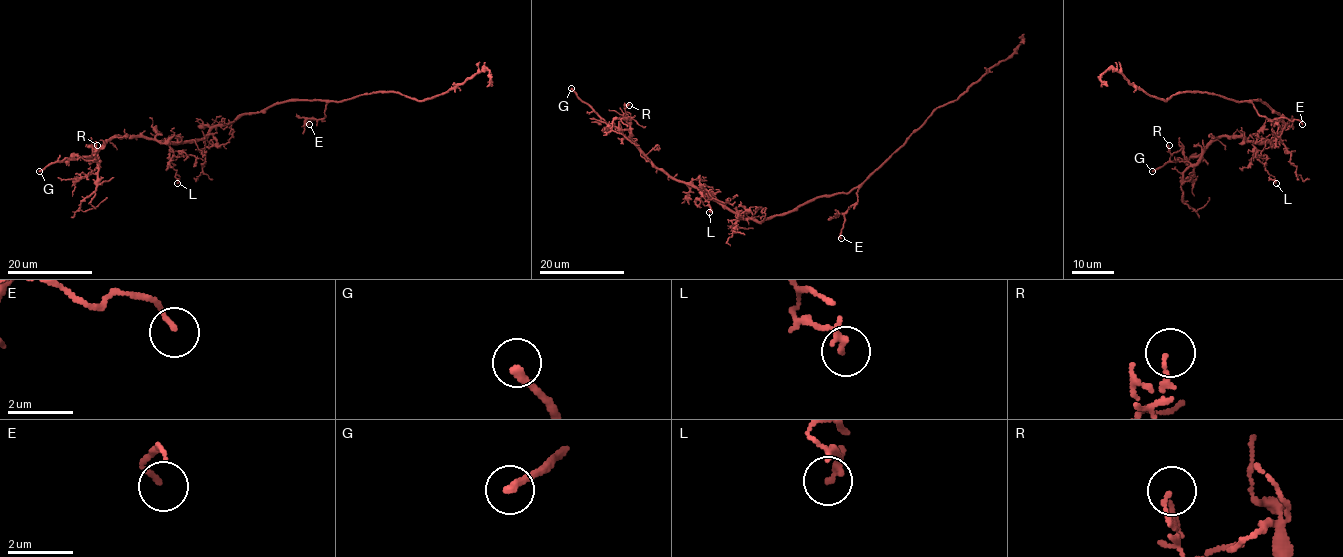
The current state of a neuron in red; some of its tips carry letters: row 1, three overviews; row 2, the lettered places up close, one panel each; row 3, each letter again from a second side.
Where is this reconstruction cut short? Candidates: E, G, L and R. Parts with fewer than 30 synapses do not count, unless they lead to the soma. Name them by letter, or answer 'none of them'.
G

